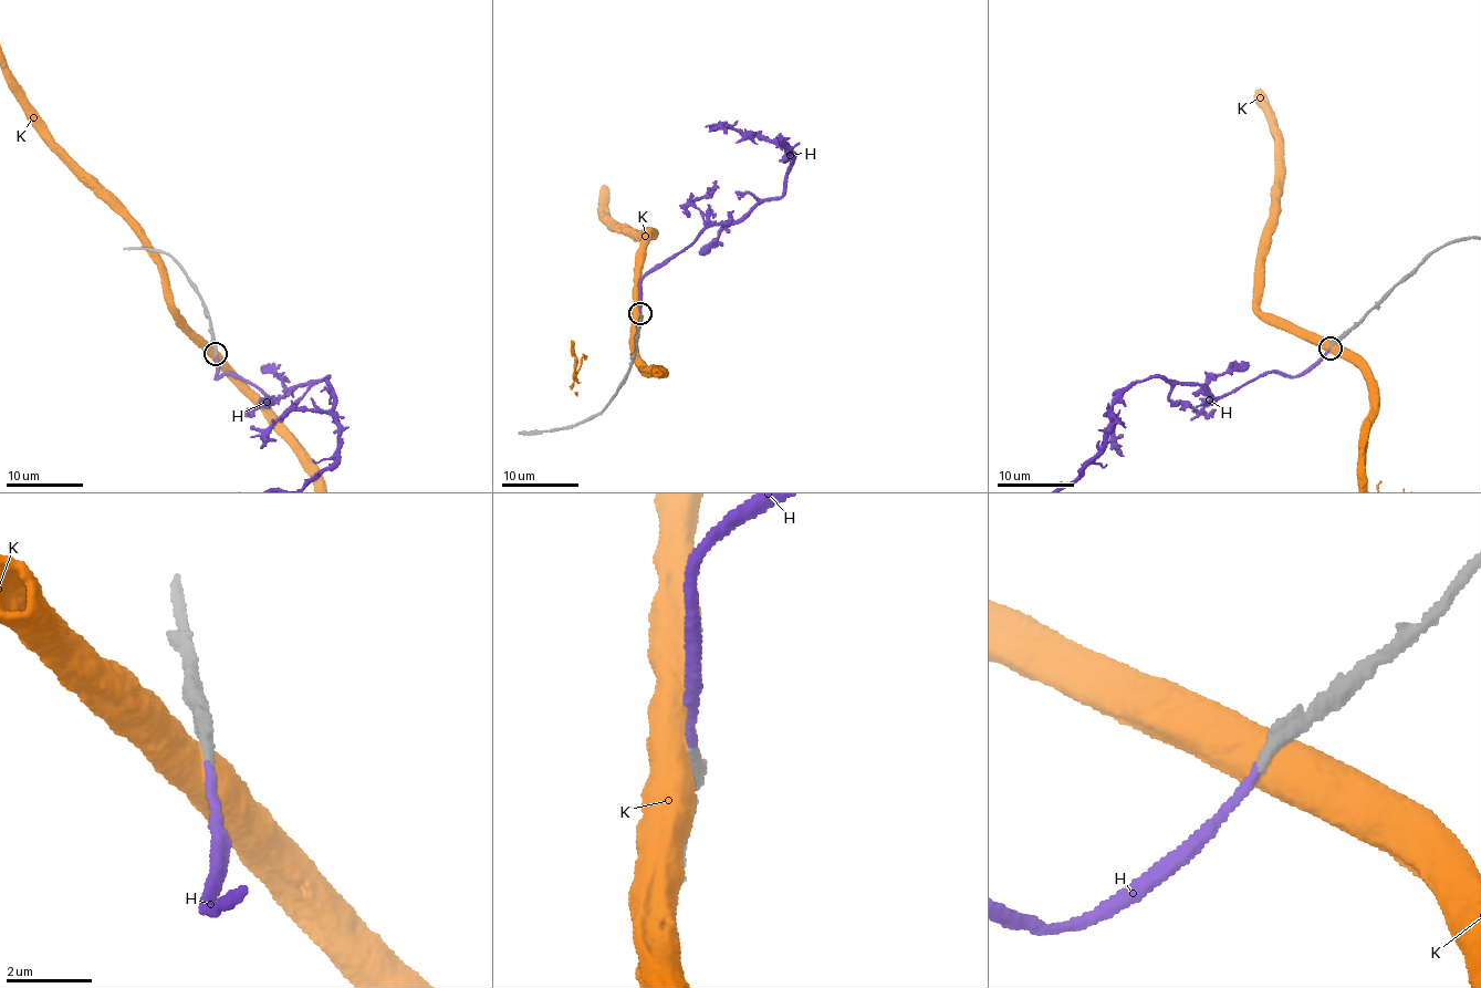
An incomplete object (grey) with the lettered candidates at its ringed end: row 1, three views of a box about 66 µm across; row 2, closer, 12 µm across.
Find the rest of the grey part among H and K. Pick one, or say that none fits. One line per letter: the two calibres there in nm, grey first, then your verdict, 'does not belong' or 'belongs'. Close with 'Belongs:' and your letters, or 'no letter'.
H: calibres 260 and 200 nm; belongs
K: calibres 440 and 750 nm; does not belong
Belongs: H

